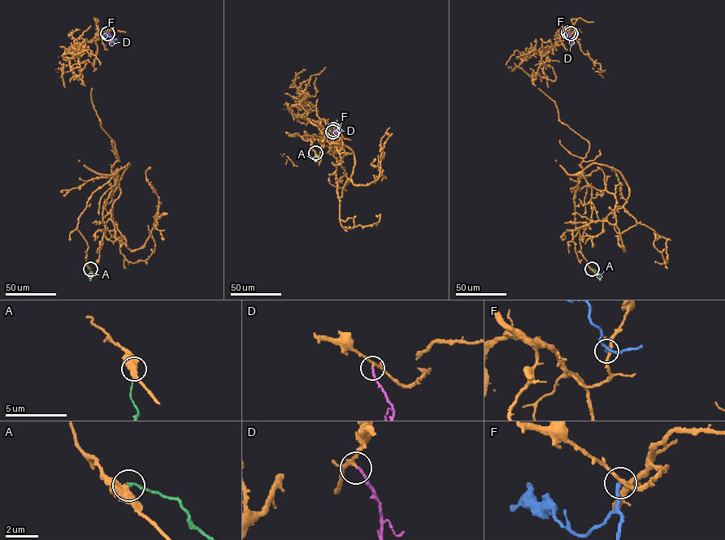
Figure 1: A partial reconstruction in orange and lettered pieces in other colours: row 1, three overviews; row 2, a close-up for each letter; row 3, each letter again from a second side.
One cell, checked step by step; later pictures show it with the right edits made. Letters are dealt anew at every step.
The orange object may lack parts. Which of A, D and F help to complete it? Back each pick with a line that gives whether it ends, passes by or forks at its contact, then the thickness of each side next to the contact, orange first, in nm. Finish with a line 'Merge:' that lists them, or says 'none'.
D: it ends | 200/160 nm
Merge: D

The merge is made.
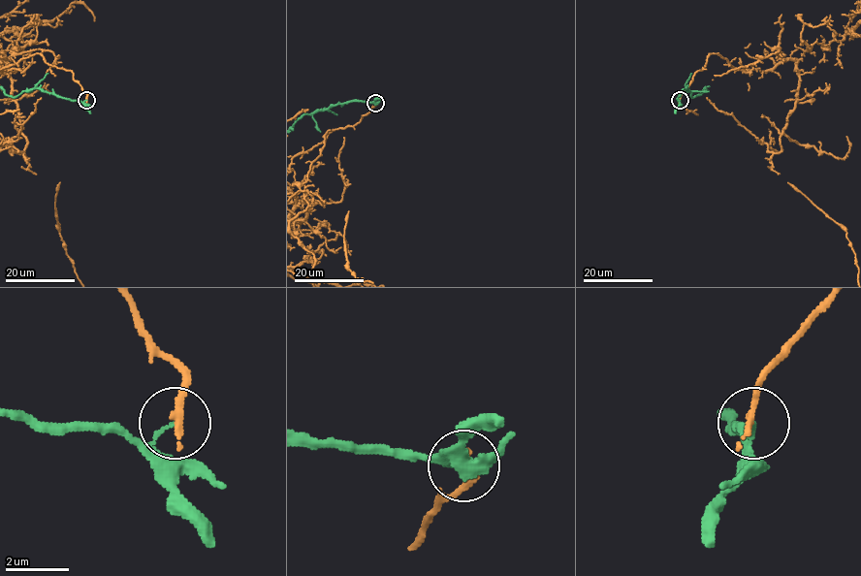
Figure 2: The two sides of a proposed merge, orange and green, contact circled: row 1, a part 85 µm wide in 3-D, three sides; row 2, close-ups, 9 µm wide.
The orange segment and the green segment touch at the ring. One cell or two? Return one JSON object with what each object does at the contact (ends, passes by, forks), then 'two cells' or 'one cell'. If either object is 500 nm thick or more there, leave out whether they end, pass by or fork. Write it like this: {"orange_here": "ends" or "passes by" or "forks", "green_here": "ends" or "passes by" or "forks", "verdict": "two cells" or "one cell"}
{"orange_here": "ends", "green_here": "ends", "verdict": "two cells"}

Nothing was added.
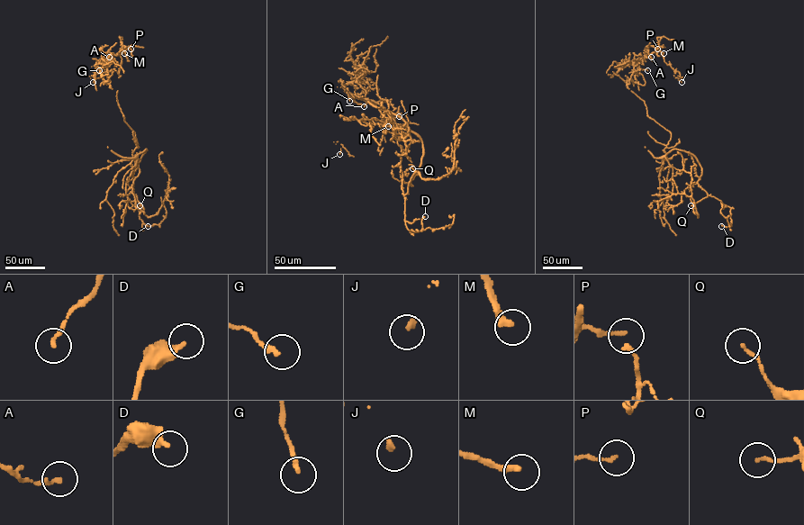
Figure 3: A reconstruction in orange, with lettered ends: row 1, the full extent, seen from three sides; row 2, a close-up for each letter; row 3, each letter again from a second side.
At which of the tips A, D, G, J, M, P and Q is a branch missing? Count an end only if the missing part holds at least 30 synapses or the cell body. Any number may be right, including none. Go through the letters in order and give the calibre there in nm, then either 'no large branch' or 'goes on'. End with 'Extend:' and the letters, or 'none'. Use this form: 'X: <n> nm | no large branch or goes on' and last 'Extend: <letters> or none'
A: 200 nm | no large branch
D: 360 nm | no large branch
G: 200 nm | no large branch
J: 190 nm | goes on
M: 280 nm | goes on
P: 150 nm | goes on
Q: 130 nm | no large branch
Extend: J, M, P

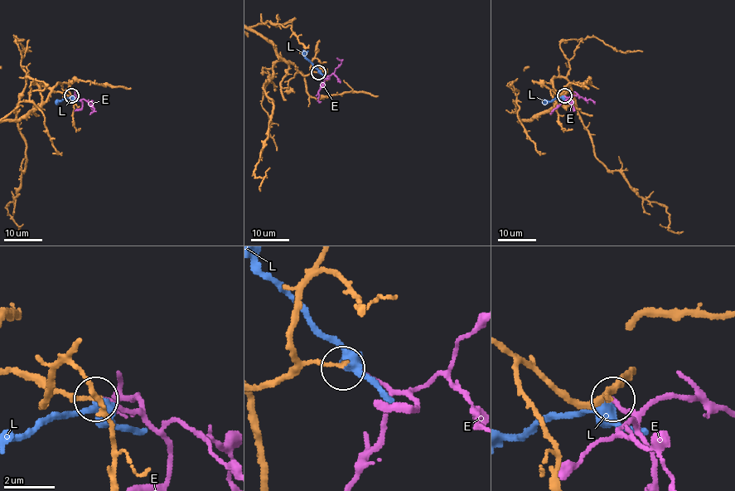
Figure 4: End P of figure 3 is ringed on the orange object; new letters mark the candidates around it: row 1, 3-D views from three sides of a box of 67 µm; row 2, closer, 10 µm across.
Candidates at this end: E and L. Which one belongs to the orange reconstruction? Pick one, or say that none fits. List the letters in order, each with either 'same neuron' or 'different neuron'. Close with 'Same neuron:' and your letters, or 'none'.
E: same neuron
L: different neuron
Same neuron: E

